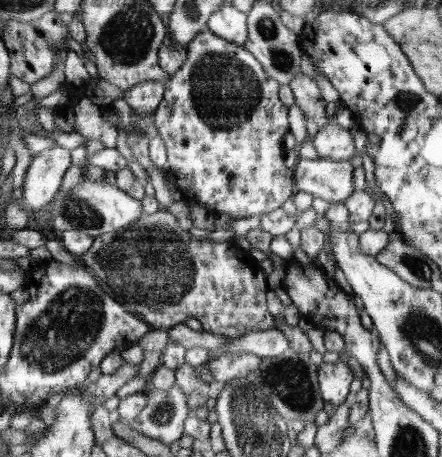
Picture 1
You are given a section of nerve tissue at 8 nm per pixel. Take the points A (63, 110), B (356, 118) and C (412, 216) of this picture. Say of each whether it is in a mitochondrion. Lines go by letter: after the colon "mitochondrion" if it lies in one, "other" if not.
A: other
B: other
C: other

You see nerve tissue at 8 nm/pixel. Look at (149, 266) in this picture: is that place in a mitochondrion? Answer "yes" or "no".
yes

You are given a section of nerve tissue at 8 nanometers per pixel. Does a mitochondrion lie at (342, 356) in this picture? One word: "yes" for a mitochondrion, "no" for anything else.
no

